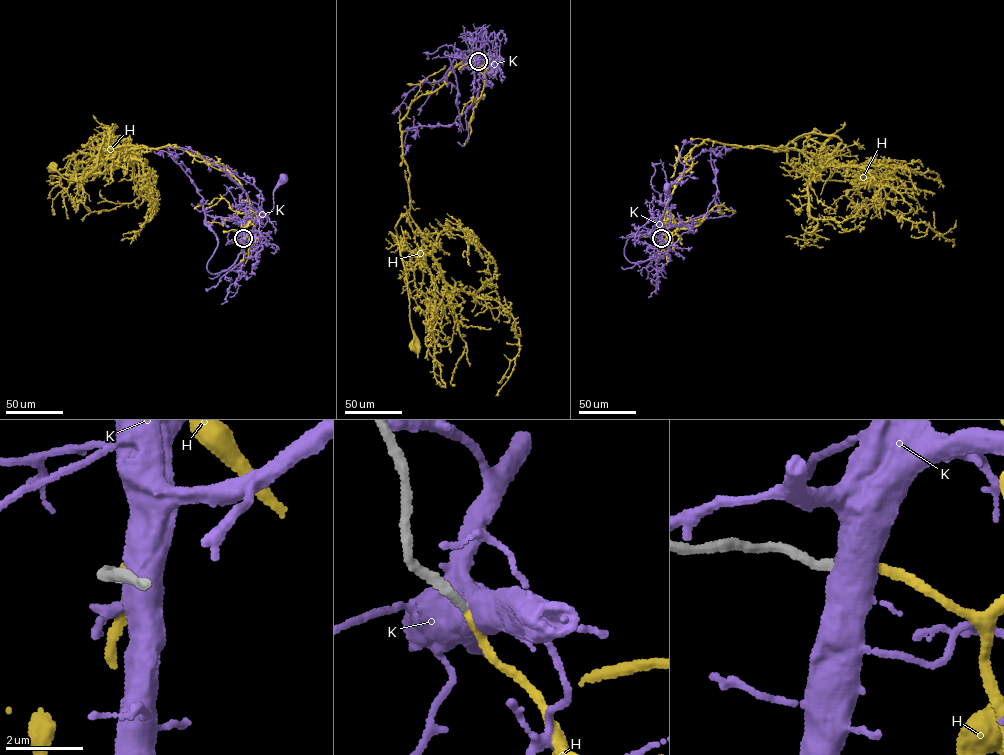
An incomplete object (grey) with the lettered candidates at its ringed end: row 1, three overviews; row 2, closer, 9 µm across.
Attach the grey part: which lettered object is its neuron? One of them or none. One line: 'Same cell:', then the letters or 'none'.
Same cell: H

